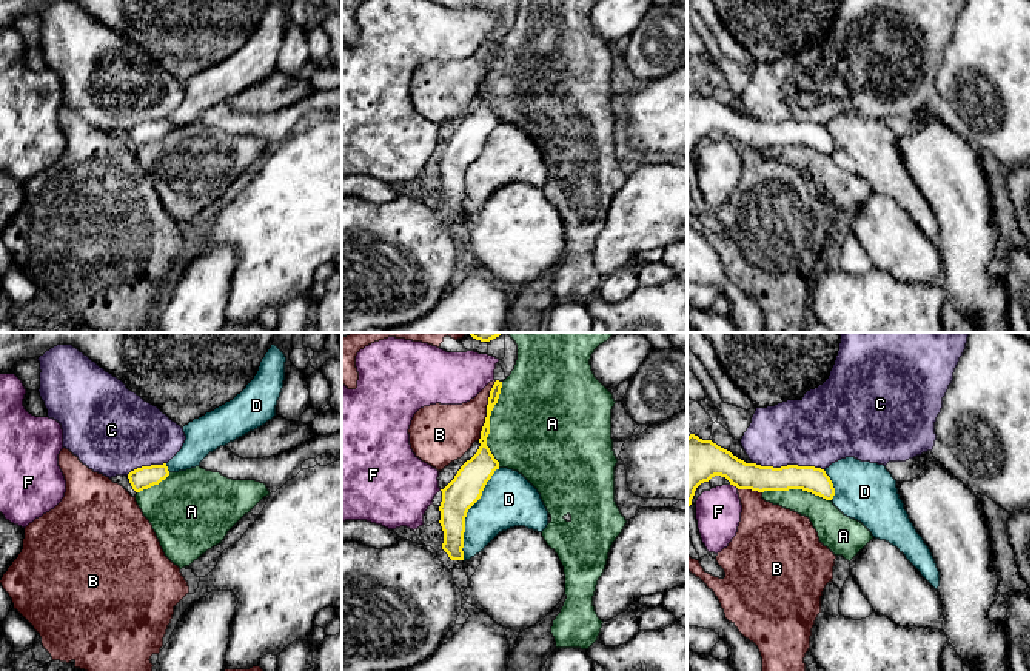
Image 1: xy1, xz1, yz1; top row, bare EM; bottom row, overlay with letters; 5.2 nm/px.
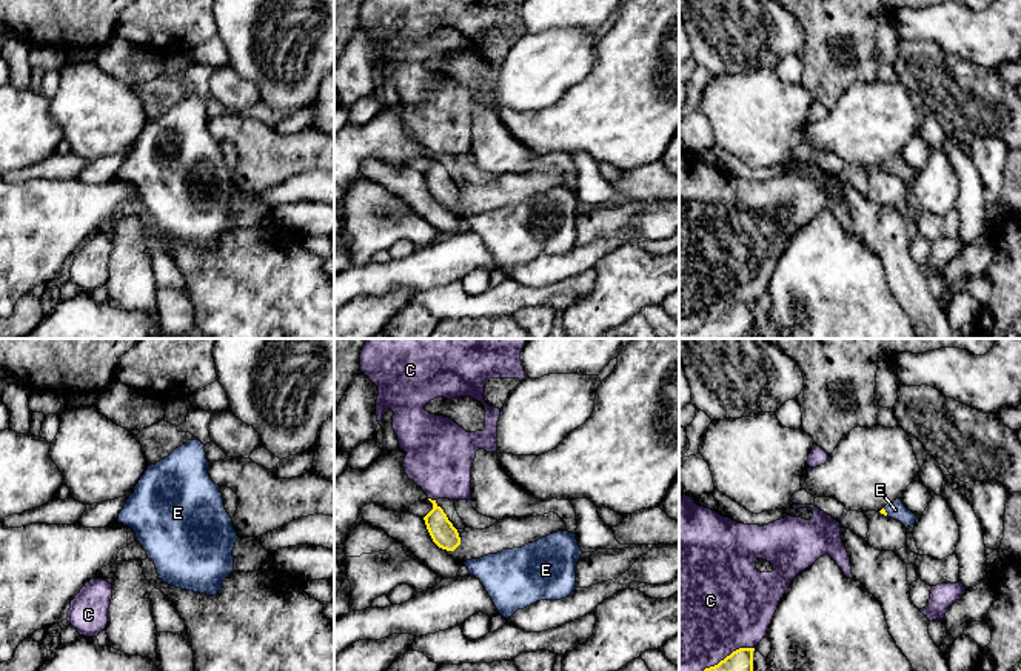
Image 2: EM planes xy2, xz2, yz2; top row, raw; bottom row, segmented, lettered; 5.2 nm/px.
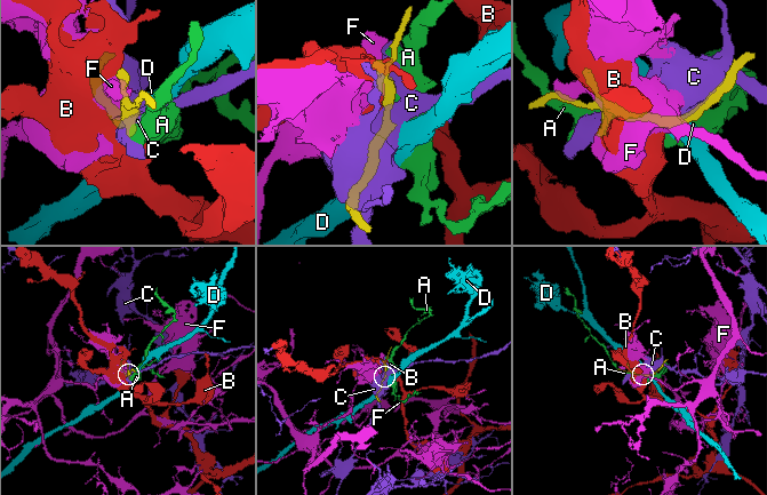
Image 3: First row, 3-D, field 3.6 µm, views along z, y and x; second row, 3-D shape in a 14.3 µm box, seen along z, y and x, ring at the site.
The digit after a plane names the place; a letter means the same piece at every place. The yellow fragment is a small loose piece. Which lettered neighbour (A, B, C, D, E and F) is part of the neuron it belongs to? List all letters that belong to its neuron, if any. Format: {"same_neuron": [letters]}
{"same_neuron": ["E"]}

